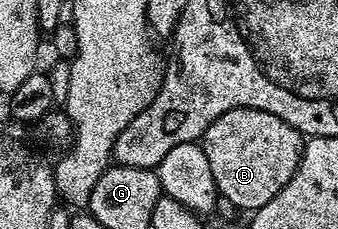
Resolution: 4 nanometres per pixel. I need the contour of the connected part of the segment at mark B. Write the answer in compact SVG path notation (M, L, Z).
M234 109L225 111L225 115L203 132L201 144L220 198L239 209L254 211L265 207L265 203L269 203L269 199L293 179L303 154L305 138L289 127L285 119L269 115L269 111Z

